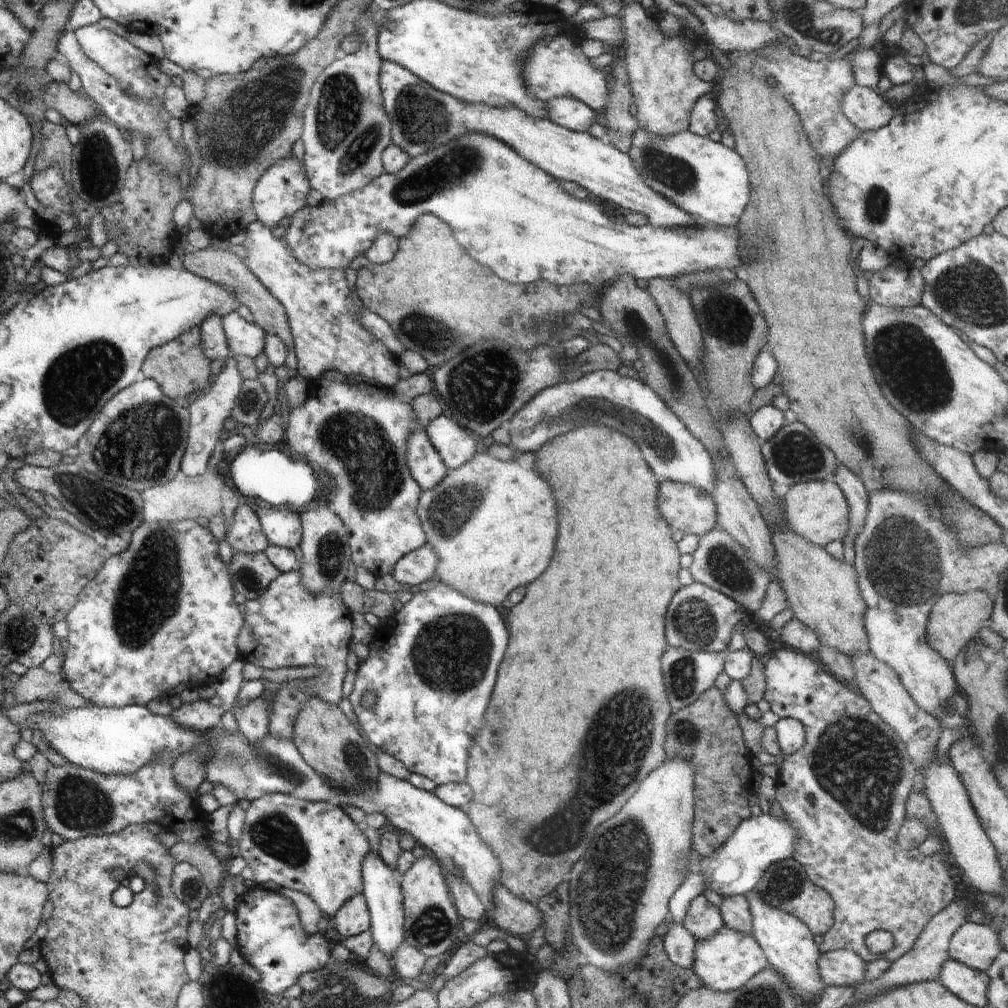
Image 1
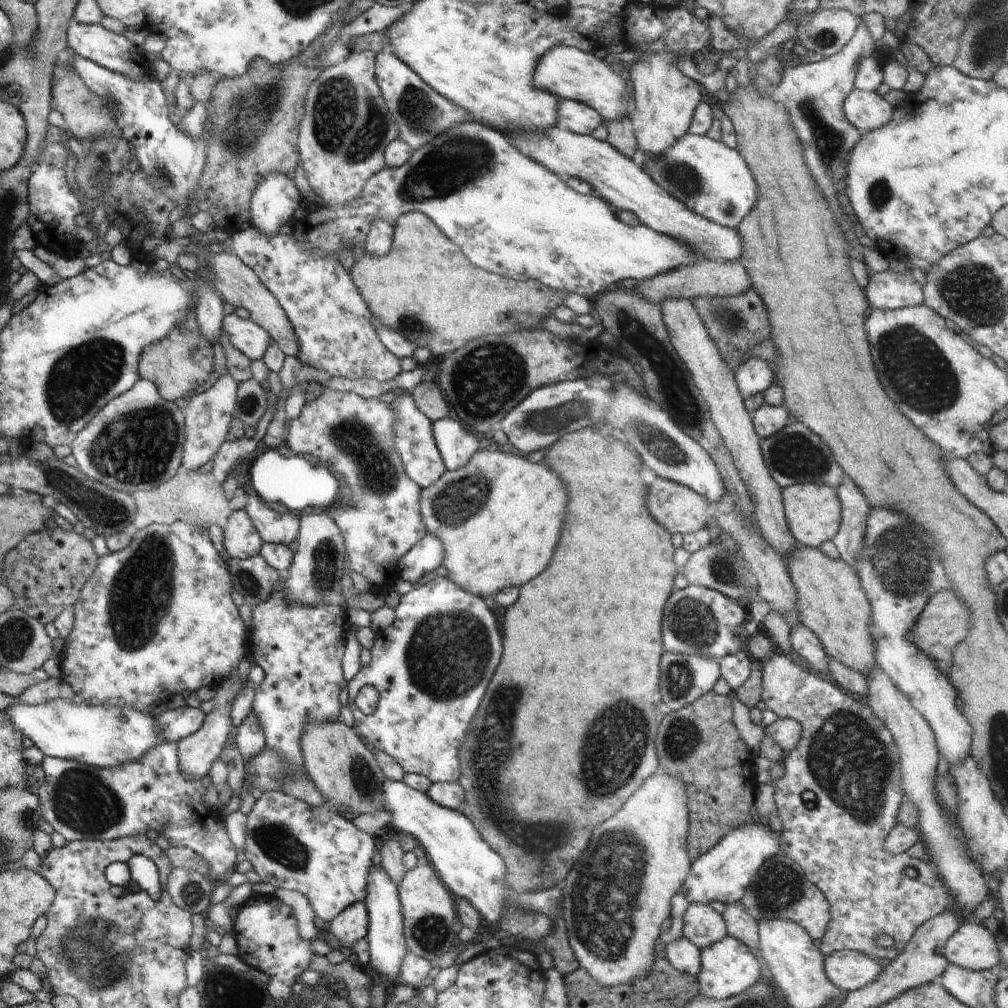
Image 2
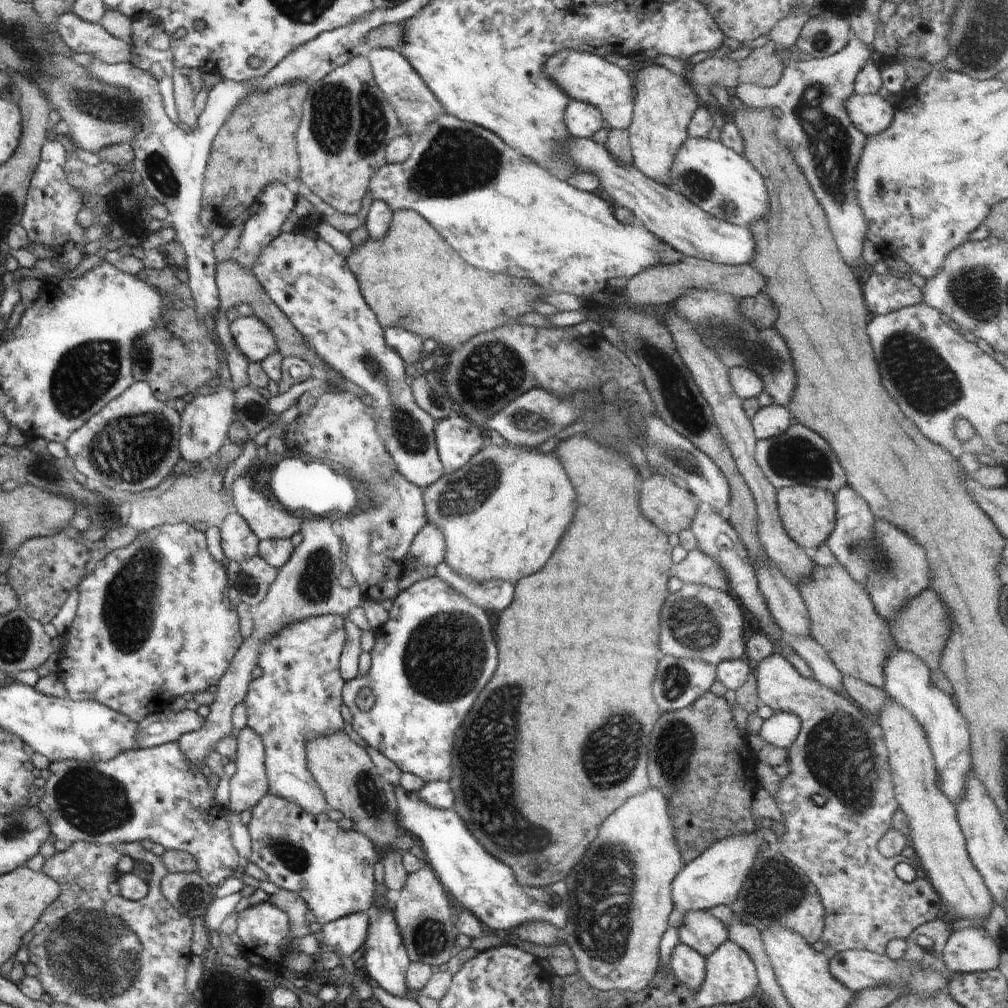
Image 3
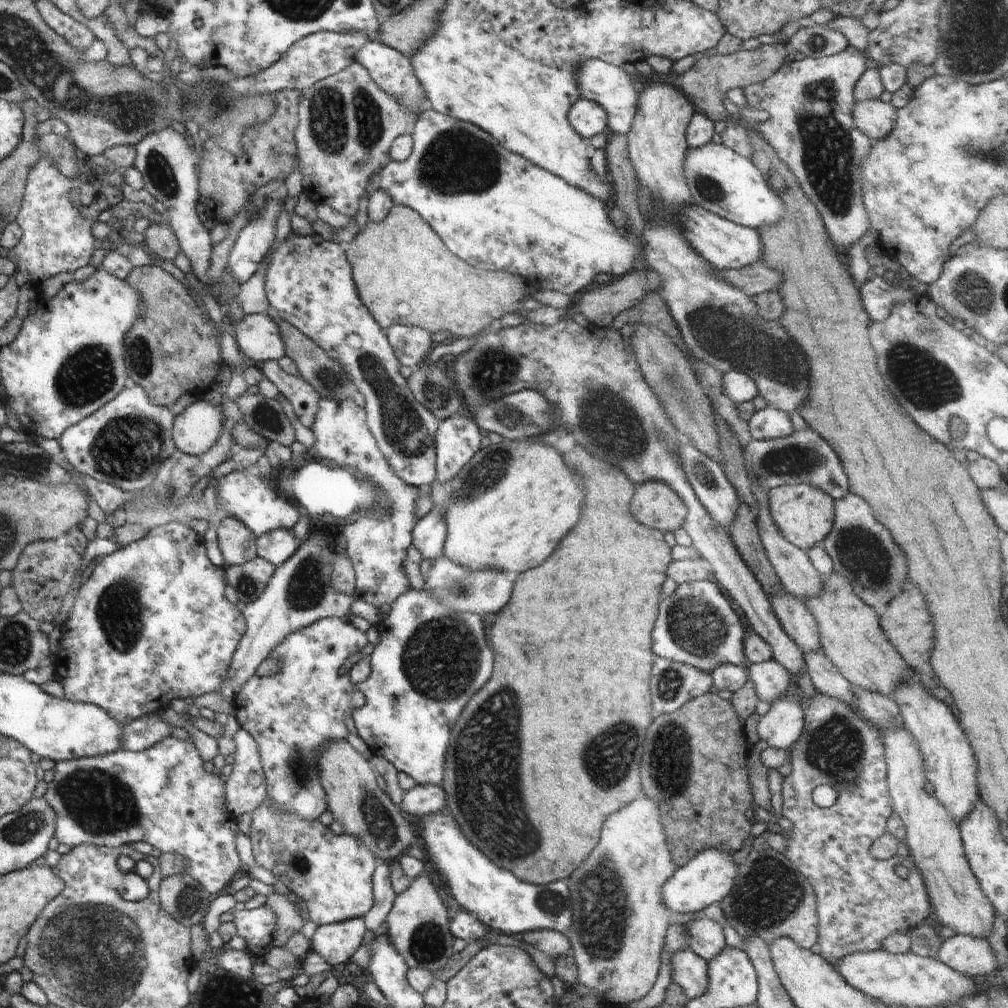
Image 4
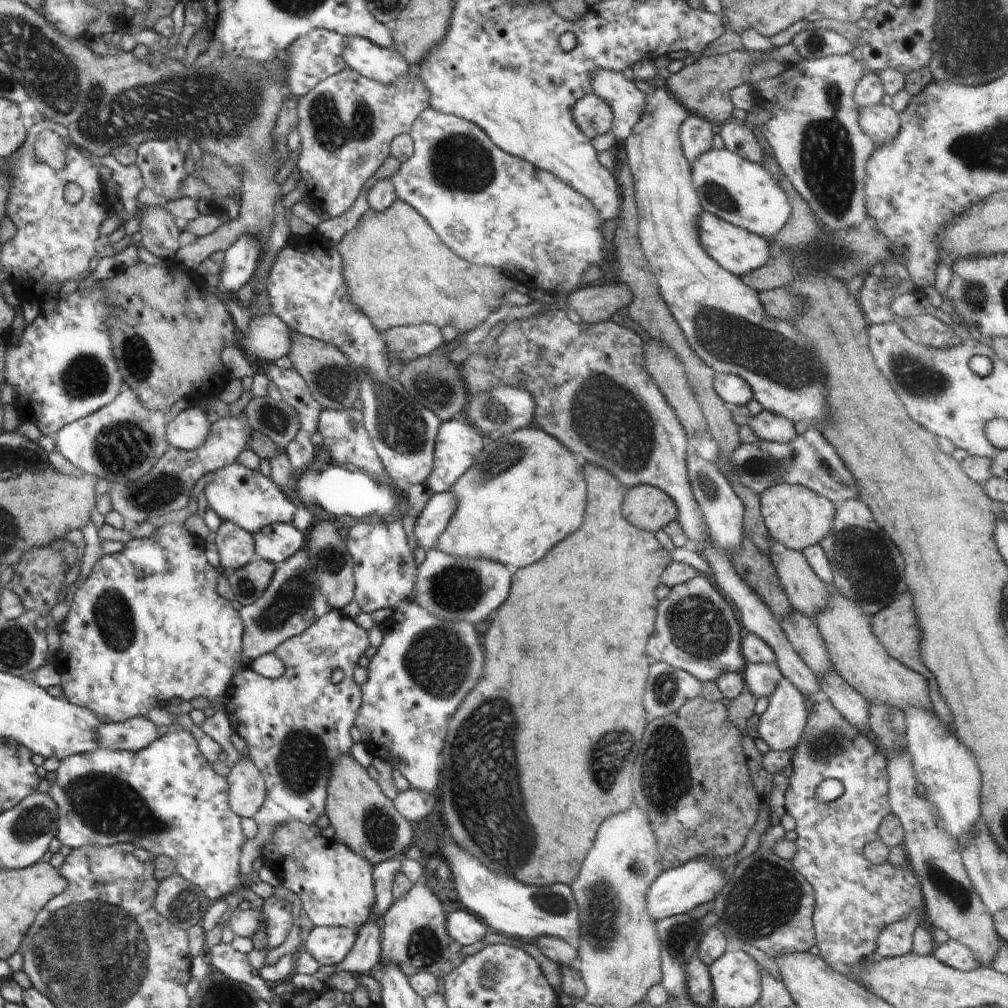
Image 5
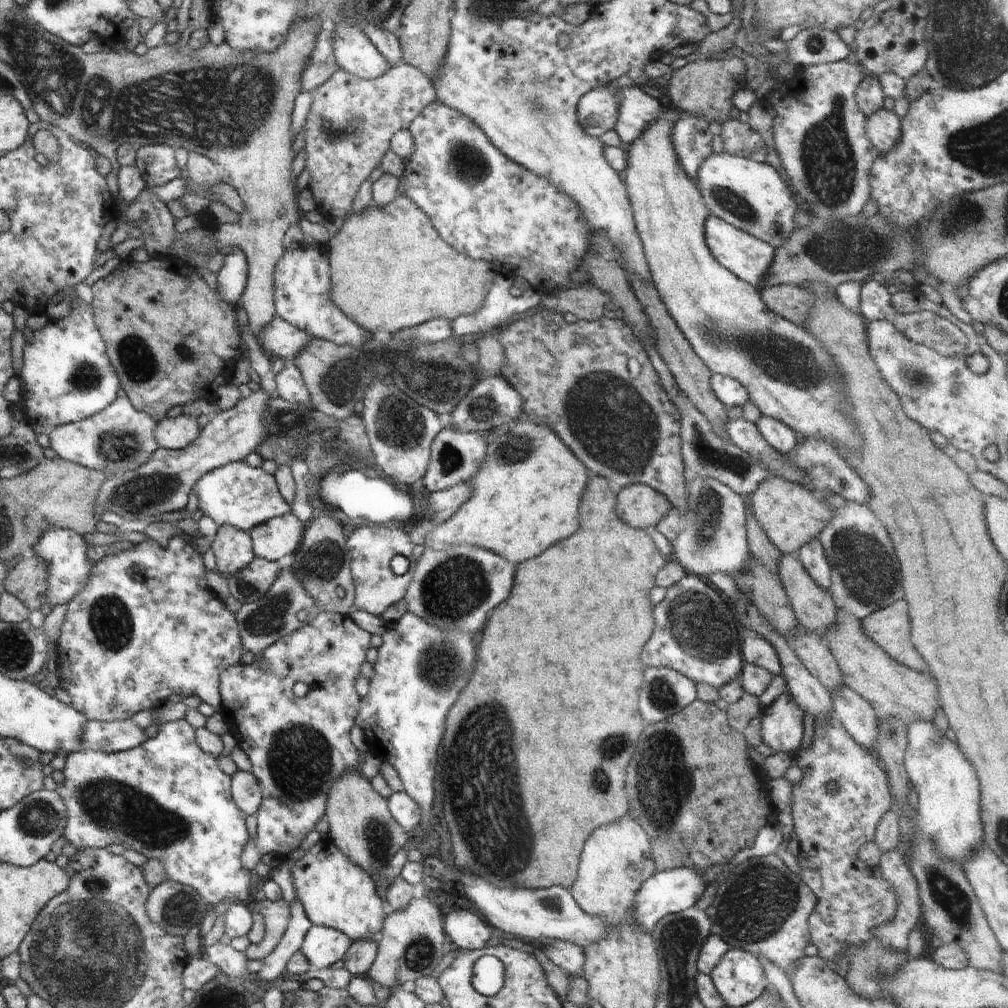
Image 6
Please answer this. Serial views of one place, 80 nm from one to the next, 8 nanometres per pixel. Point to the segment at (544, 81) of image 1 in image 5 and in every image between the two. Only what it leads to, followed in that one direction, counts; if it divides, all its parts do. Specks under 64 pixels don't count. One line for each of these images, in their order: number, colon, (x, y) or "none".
2: (567, 72)
3: (586, 77)
4: (609, 85)
5: (627, 103)

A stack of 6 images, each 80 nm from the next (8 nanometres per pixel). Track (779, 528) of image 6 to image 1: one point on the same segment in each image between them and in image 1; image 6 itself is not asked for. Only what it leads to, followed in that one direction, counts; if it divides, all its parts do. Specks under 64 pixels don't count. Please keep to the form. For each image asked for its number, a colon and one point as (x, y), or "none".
1: (818, 511)
2: (812, 510)
3: (808, 514)
4: (804, 514)
5: (794, 515)

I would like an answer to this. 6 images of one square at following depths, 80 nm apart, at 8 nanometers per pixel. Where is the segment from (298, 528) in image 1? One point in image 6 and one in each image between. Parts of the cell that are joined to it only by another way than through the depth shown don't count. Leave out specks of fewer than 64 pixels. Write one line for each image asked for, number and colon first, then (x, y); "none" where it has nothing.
2: (273, 527)
3: (266, 521)
4: (245, 496)
5: (246, 497)
6: (236, 494)

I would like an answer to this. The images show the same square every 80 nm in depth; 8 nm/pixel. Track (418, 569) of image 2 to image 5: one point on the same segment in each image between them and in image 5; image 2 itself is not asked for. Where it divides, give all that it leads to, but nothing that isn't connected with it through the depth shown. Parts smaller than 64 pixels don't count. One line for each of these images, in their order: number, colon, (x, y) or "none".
3: (428, 547)
4: (428, 535)
5: (434, 518)

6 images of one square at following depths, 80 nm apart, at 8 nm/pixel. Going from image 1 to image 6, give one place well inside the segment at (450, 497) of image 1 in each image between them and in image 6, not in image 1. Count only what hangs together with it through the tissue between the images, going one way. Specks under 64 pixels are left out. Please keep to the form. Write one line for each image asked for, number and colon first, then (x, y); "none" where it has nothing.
2: (499, 518)
3: (502, 514)
4: (508, 508)
5: (525, 492)
6: (525, 496)

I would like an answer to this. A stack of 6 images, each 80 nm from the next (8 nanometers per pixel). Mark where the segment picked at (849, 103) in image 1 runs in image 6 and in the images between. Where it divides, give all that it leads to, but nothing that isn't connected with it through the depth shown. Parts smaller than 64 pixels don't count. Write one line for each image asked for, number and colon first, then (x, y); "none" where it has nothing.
2: (867, 111)
3: (872, 114)
4: (874, 117)
5: (880, 122)
6: (883, 127)

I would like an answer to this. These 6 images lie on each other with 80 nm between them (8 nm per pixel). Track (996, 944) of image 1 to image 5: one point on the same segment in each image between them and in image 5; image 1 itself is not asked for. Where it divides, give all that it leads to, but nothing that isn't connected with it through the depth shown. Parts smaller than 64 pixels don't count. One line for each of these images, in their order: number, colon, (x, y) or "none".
2: (972, 946)
3: (971, 950)
4: (972, 956)
5: (953, 953)

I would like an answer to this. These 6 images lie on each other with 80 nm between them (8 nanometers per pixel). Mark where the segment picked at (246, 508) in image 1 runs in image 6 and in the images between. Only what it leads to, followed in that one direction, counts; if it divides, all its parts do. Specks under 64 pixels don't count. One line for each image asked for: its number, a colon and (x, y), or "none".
2: (241, 540)
3: (238, 542)
4: (238, 544)
5: (236, 548)
6: (233, 548)

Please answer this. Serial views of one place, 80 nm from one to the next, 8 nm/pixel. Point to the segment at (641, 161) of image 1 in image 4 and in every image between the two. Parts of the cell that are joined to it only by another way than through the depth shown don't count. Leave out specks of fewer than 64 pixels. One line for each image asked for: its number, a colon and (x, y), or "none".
2: (713, 180)
3: (718, 180)
4: (724, 183)

